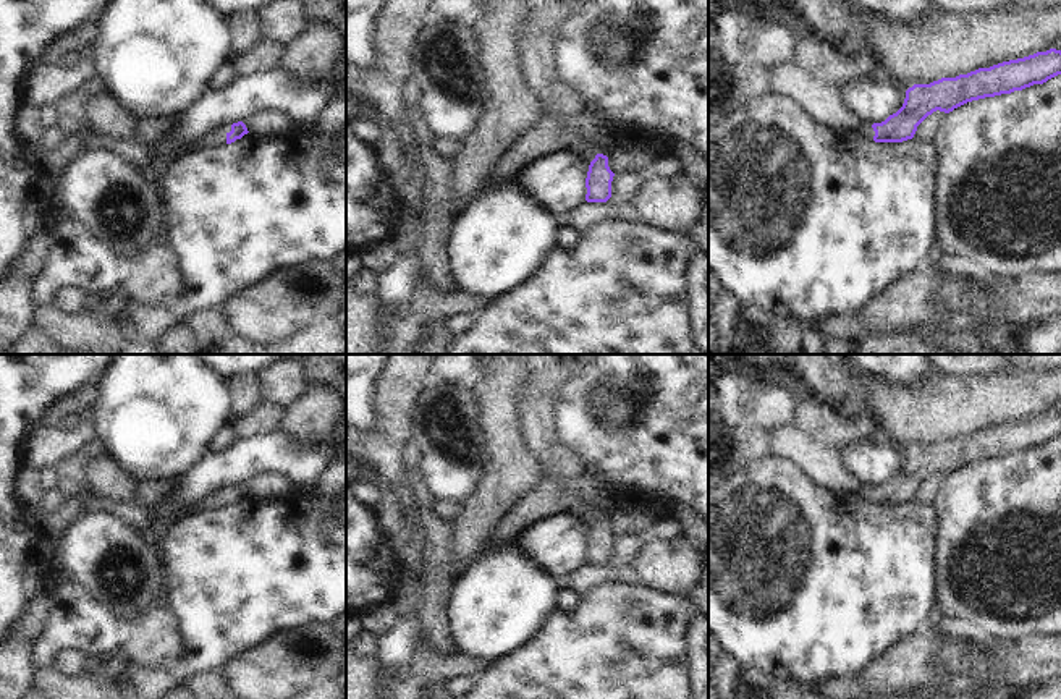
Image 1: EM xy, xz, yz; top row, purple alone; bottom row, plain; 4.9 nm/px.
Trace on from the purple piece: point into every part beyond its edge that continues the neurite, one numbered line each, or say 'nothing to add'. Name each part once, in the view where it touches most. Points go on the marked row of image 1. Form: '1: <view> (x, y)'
1: xy (217, 138)

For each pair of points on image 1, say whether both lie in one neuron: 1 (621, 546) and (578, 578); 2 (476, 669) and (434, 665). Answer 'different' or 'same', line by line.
1: same
2: same

